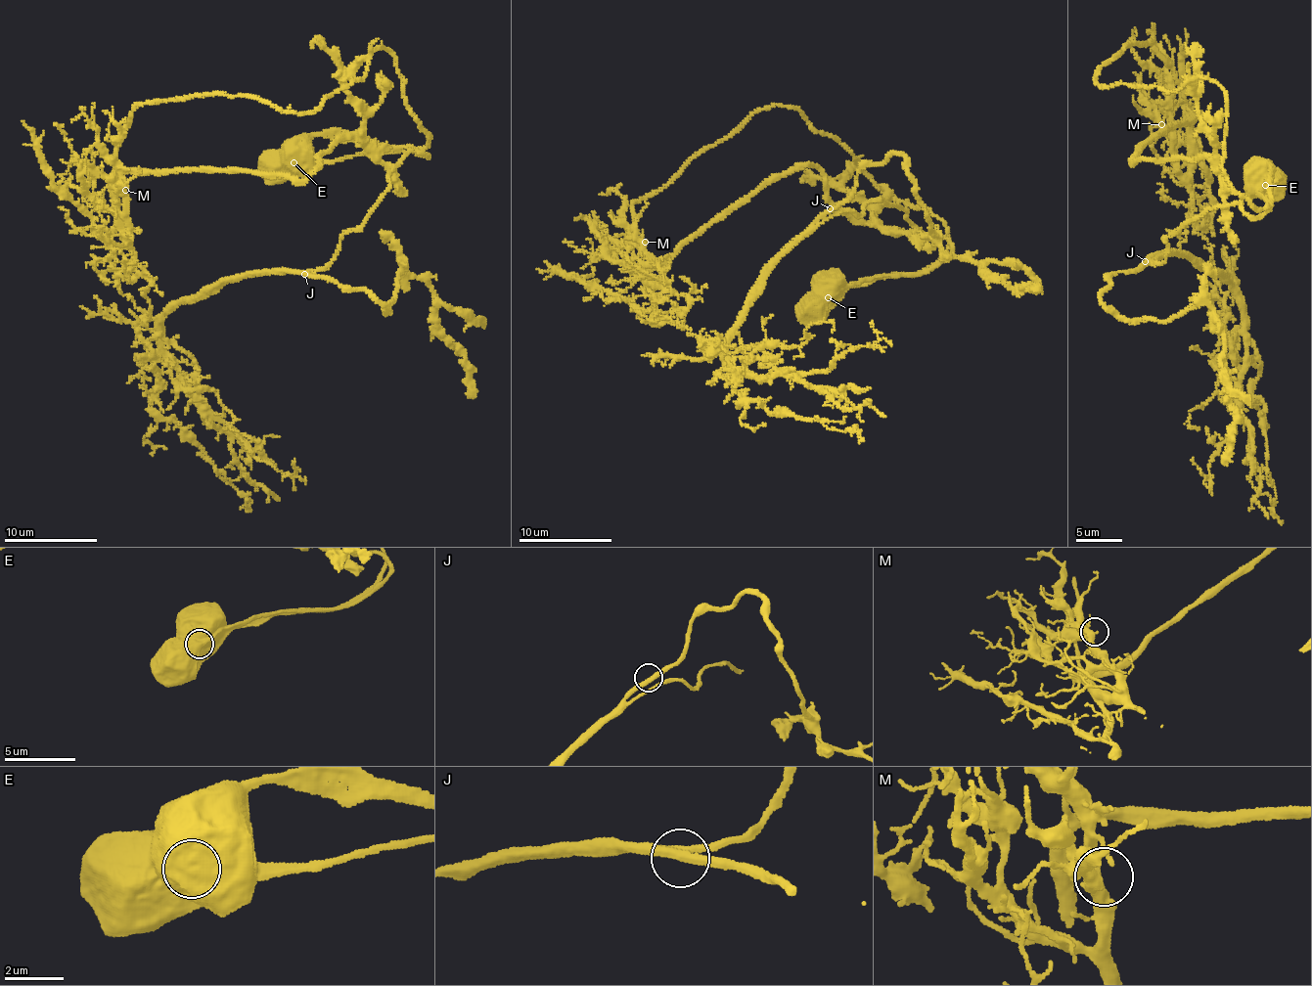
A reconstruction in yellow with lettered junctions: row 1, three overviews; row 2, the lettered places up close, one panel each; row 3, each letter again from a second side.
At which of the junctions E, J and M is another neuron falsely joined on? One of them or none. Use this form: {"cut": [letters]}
{"cut": ["E"]}

